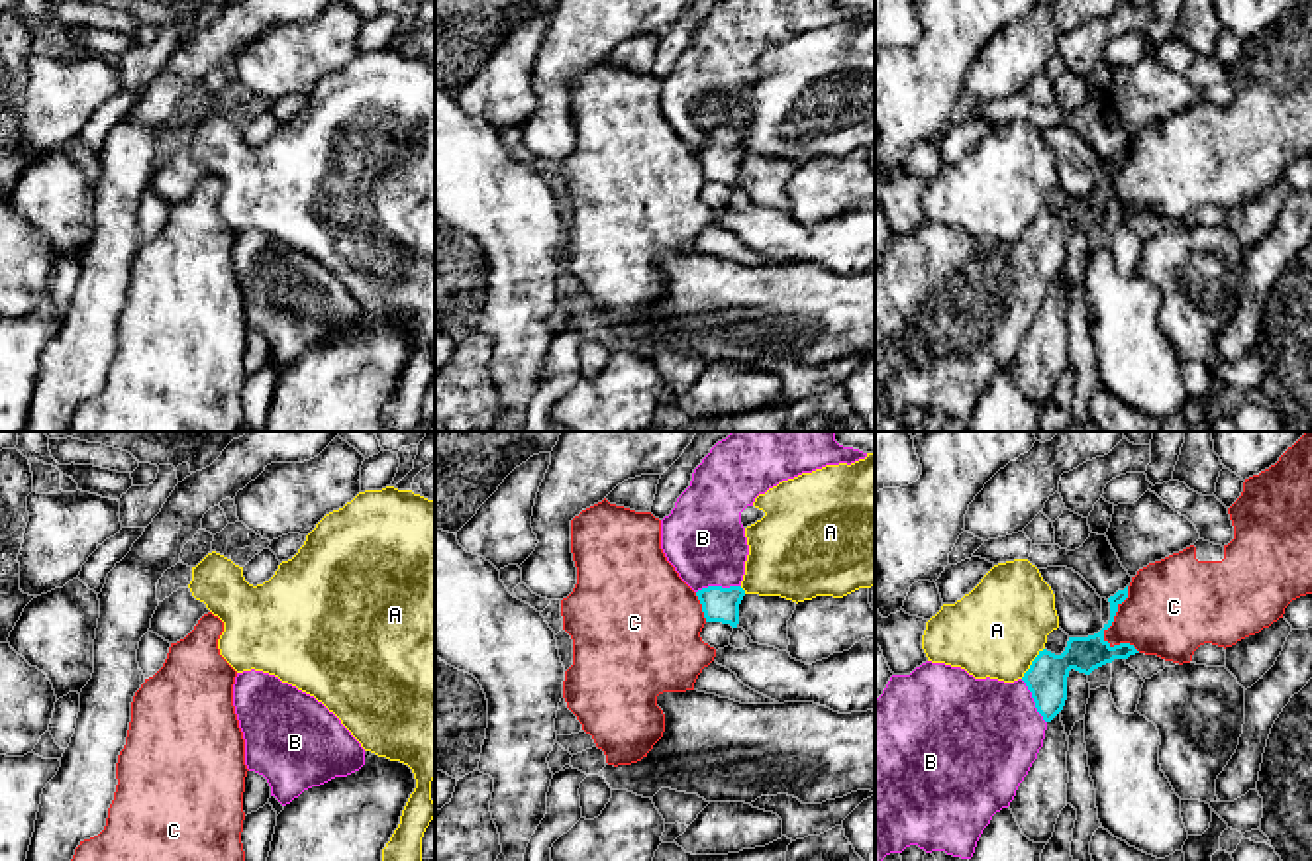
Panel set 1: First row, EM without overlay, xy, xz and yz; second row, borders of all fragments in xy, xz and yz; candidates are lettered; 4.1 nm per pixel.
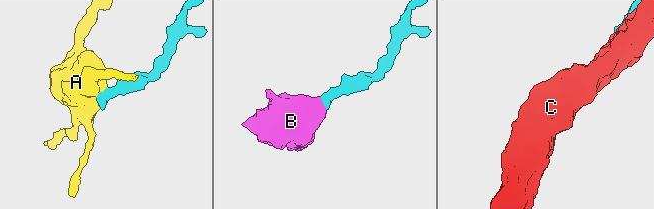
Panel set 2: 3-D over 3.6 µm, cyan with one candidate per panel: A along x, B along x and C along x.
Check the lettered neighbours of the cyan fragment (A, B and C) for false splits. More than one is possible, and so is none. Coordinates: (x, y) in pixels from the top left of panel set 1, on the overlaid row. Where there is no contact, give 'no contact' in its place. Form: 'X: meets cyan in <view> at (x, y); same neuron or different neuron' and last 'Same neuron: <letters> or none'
A: meets cyan in yz at (1032, 663); different neuron
B: meets cyan in xz at (718, 587); same neuron
C: meets cyan in yz at (1107, 628); different neuron
Same neuron: B

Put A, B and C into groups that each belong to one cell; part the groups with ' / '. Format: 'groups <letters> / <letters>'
groups A / B / C

